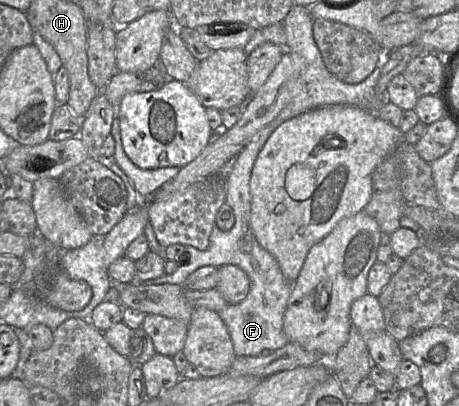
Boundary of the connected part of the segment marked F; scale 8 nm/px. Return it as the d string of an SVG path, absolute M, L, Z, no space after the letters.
M271 121L260 129L228 167L225 202L233 209L235 216L234 226L229 231L222 231L215 224L209 237L209 247L206 250L185 246L186 253L178 262L179 267L173 274L164 274L159 278L143 282L136 280L136 283L146 285L184 285L188 276L200 267L215 266L219 268L227 264L240 267L249 277L249 293L242 302L228 304L223 310L218 312L227 326L236 356L259 356L267 354L284 347L290 342L283 330L283 318L293 283L285 278L276 258L259 244L250 223L250 179L252 169L259 152L270 135L279 126L279 124L272 124Z

